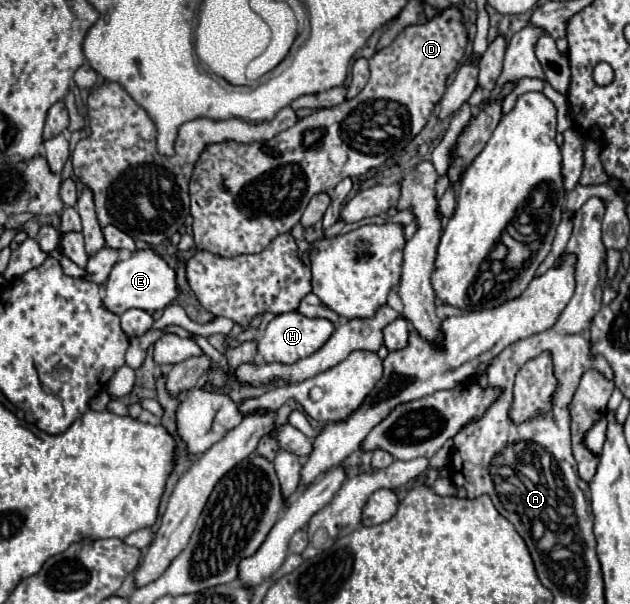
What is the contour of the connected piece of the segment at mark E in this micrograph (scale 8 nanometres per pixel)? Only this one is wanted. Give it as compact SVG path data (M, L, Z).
M150 248L138 250L128 260L116 262L112 266L112 272L104 284L104 292L106 292L106 296L102 300L104 308L118 314L118 316L130 308L158 312L158 310L164 310L178 296L176 272Z

